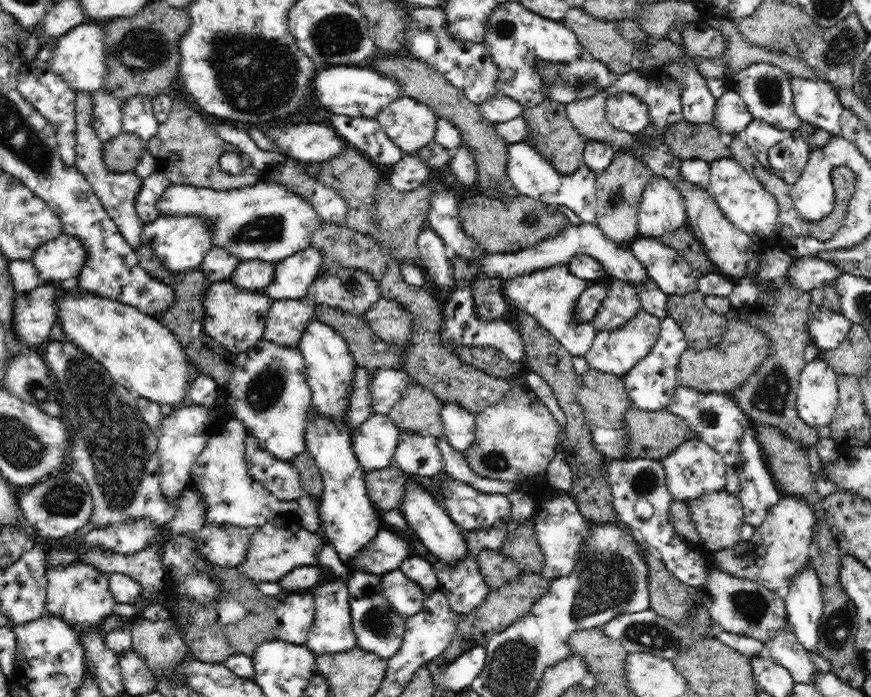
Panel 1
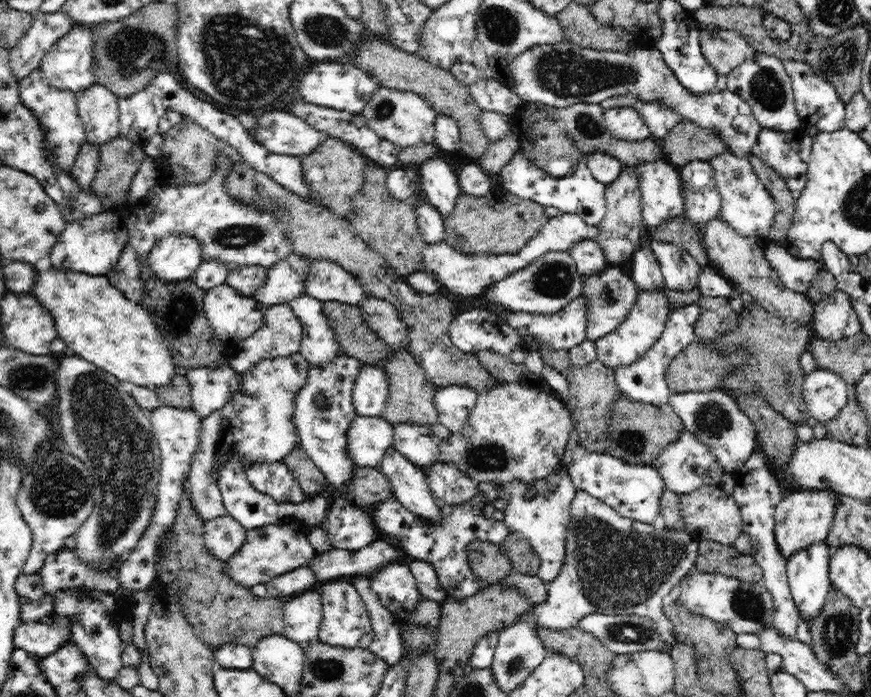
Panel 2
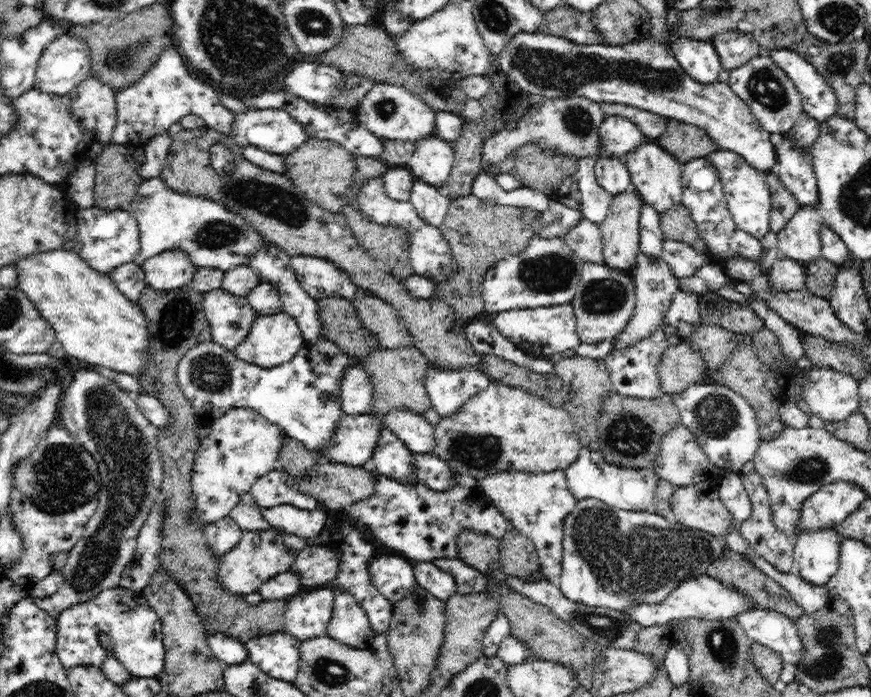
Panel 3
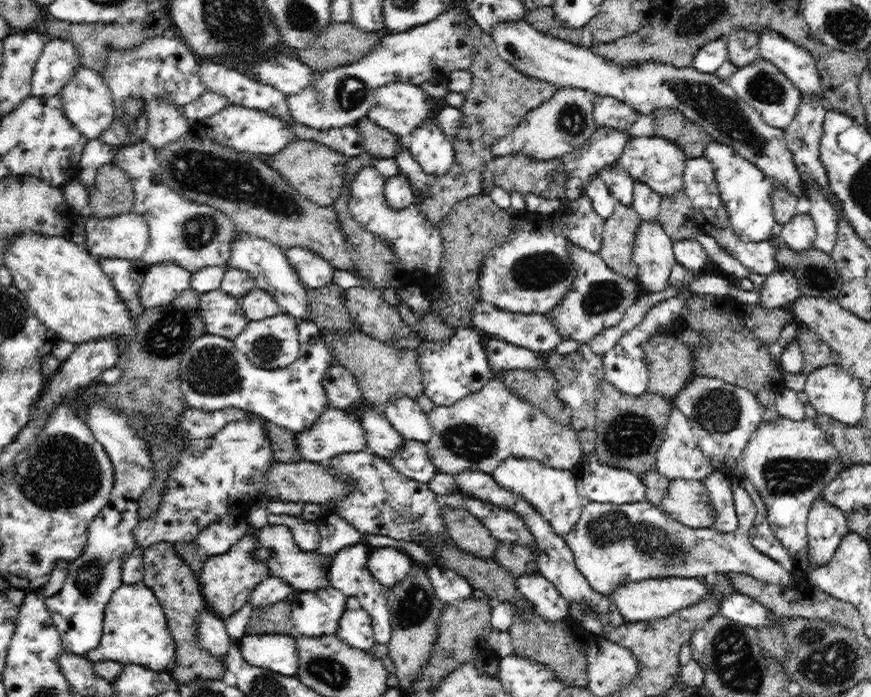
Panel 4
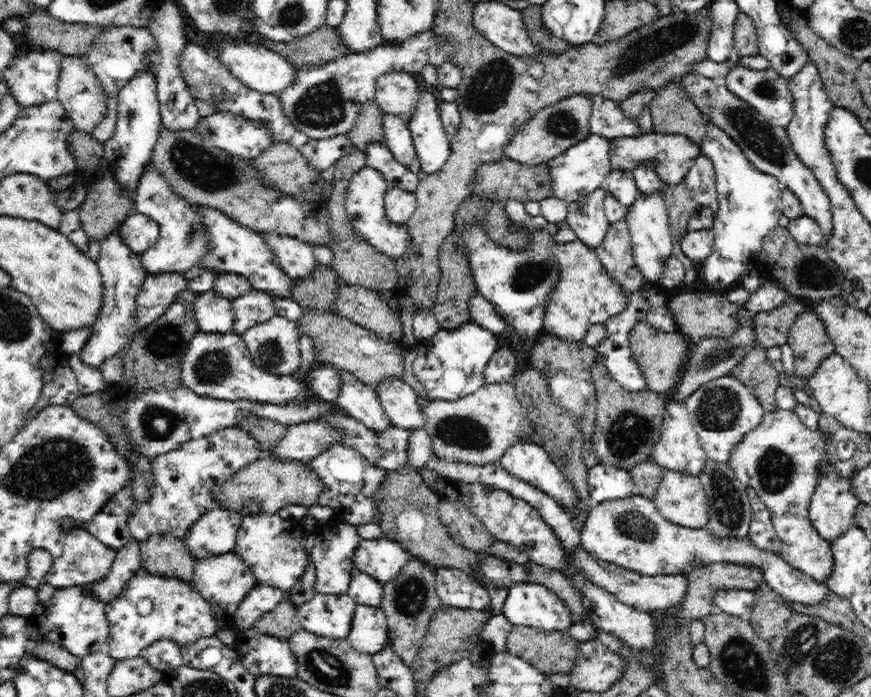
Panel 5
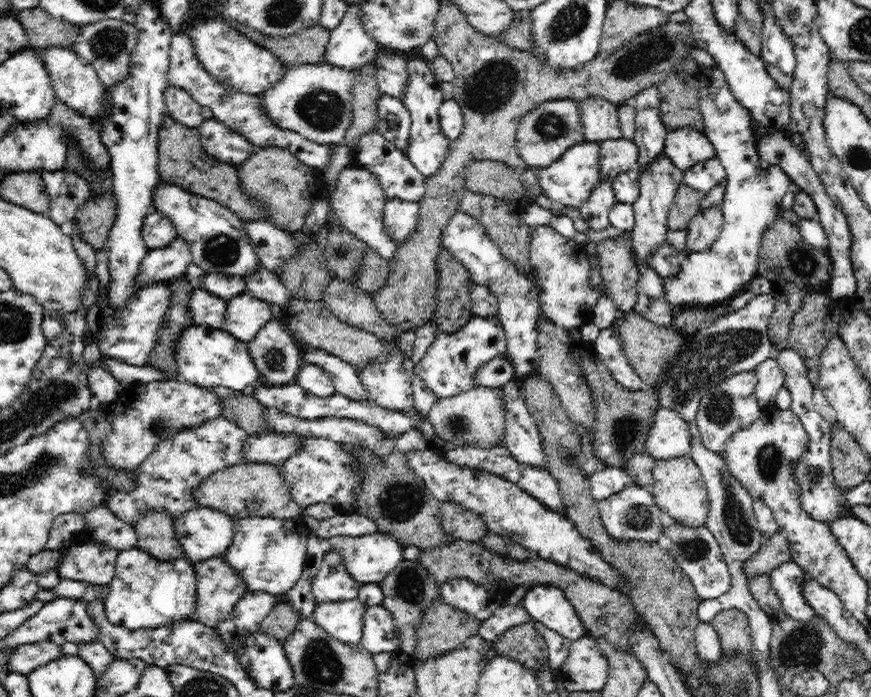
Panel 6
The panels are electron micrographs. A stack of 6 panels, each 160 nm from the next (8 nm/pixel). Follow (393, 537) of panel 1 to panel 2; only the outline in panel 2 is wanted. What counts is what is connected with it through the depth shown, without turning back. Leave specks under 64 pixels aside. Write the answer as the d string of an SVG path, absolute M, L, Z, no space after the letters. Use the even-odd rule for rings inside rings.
M380 536L357 551L332 549L324 554L317 553L310 560L310 571L323 582L337 580L339 576L368 577L390 562L402 559L402 552L393 547L393 542Z

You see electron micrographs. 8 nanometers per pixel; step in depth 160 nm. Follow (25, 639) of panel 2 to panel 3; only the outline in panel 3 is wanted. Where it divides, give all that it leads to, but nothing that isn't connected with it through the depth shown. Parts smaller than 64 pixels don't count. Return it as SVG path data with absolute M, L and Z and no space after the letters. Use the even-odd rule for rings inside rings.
M118 587L100 592L92 600L75 604L62 610L56 619L56 650L62 666L66 669L74 666L90 665L100 667L108 655L116 657L134 676L142 678L156 677L162 672L165 648L162 643L161 624L158 615L152 610L142 591L132 592L126 588ZM99 632L108 634L110 647L102 648L99 644Z

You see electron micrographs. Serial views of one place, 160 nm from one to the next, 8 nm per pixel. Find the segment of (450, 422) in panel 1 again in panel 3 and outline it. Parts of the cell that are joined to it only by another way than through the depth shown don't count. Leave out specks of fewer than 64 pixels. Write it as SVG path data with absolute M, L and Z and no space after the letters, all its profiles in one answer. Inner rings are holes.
M429 364L425 381L427 396L442 419L456 413L472 396L483 392L493 381L481 369L440 369Z

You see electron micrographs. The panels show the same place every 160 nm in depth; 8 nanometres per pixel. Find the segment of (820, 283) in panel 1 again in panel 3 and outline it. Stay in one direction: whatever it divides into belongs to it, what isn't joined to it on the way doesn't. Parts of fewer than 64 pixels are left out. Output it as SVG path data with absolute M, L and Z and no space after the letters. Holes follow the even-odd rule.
M782 257L769 270L770 287L778 292L802 291L809 274L800 261Z

